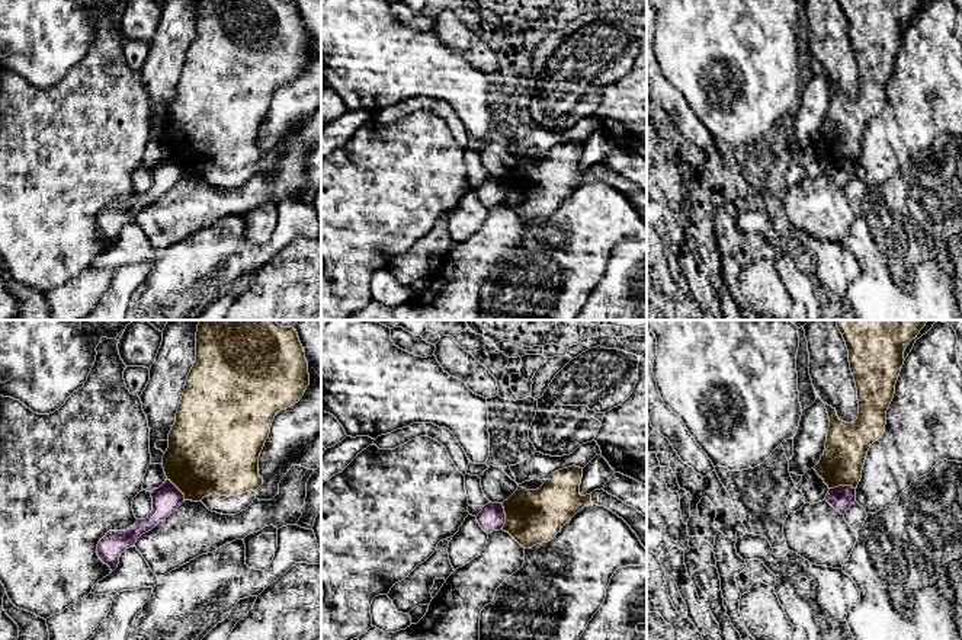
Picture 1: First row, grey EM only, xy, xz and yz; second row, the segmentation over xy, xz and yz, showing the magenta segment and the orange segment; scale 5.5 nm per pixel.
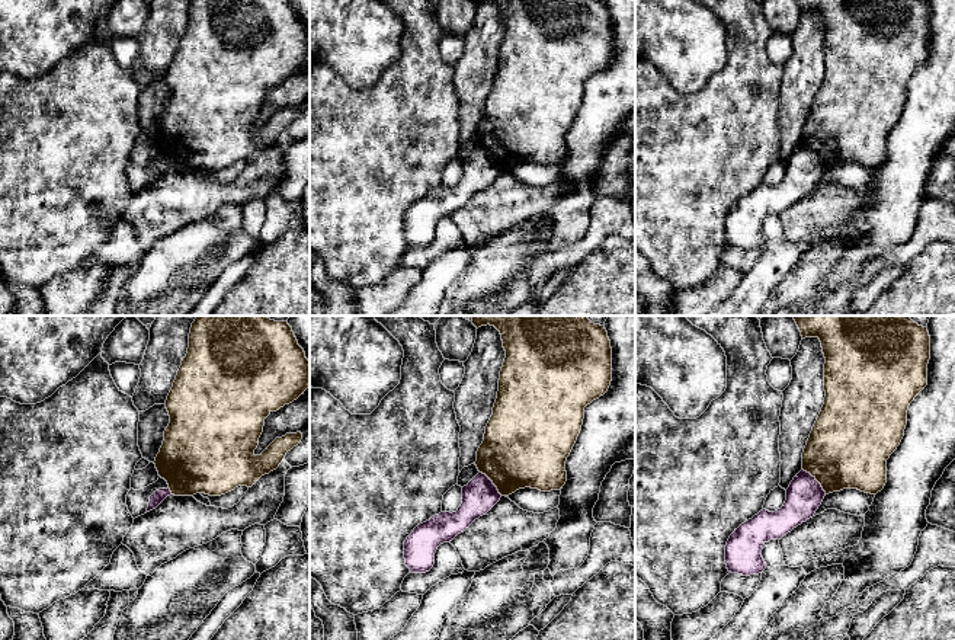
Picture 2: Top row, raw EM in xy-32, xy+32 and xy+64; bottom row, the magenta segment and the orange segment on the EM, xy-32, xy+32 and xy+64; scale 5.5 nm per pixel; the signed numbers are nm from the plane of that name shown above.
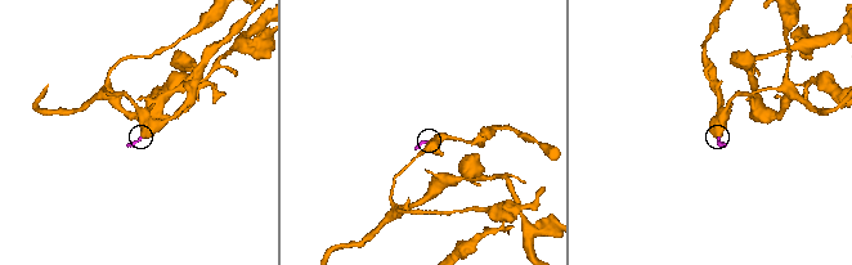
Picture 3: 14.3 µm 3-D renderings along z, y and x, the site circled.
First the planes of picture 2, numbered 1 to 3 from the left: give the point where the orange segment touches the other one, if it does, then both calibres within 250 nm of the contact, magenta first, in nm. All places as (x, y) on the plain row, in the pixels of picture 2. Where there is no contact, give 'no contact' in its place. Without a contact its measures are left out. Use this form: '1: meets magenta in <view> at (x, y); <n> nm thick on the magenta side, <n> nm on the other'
1: meets magenta in xy-32 at (169, 165); 70 nm thick on the magenta side, 420 nm on the other
2: meets magenta in xy+32 at (492, 157); 190 nm thick on the magenta side, 420 nm on the other
3: meets magenta in xy+64 at (816, 154); 200 nm thick on the magenta side, 440 nm on the other

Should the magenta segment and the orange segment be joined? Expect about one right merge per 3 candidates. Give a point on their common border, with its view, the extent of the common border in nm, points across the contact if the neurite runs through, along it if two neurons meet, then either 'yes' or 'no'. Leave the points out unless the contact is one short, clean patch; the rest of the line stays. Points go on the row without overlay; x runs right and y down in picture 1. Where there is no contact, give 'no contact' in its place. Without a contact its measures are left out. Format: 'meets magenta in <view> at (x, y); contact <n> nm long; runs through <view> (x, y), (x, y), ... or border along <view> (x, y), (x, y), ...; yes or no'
meets magenta in xz at (504, 191); contact 140 nm long; border along xz (500, 178), (504, 186), (503, 202); no

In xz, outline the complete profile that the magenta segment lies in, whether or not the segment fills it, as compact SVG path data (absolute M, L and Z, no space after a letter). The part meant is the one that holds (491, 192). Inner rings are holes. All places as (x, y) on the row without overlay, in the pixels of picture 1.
M488 177L477 189L480 201L487 207L500 205L506 198L506 188L501 177Z

